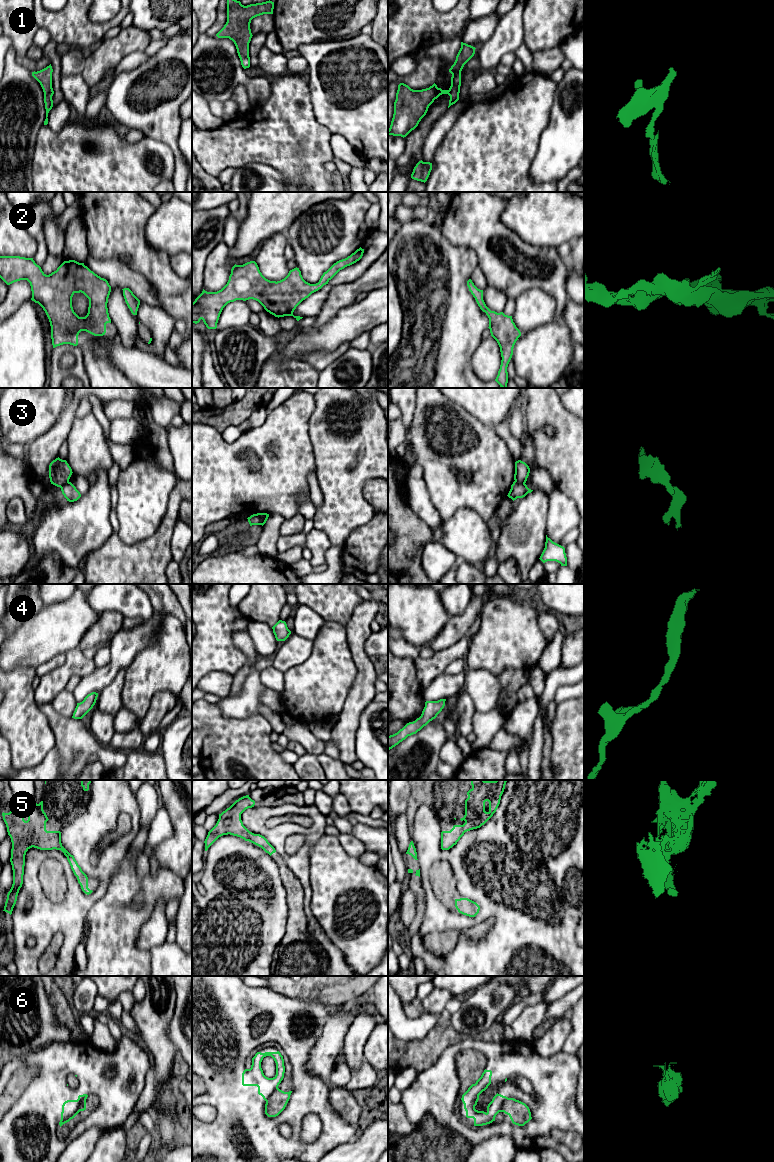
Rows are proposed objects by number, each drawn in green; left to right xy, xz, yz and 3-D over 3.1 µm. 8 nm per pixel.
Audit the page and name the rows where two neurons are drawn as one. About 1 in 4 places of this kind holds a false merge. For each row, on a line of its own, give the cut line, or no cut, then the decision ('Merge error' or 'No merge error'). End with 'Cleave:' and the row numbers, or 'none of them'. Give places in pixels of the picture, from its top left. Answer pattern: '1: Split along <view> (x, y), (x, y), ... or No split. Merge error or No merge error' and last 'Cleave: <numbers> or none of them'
1: No split. No merge error
2: No split. No merge error
3: Split along xz (255, 514), (261, 519), (261, 524). Merge error
4: No split. No merge error
5: No split. No merge error
6: Split along xy (86, 1097), (81, 1102), (78, 1111). Merge error
Cleave: 3, 6

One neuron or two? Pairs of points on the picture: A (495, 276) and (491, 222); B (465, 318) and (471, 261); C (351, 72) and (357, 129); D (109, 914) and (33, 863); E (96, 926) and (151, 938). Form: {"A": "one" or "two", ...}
{"A": "one", "B": "one", "C": "one", "D": "two", "E": "two"}

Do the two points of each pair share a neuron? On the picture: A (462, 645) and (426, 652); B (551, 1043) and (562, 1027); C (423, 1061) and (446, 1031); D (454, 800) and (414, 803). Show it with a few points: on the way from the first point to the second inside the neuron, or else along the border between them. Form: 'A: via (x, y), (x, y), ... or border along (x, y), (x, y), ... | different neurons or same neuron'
A: border along (438, 650), (430, 657), (420, 657) | different neurons
B: via (553, 1039), (558, 1031) | same neuron
C: via (423, 1054), (439, 1038) | same neuron
D: via (444, 797), (424, 797) | same neuron

